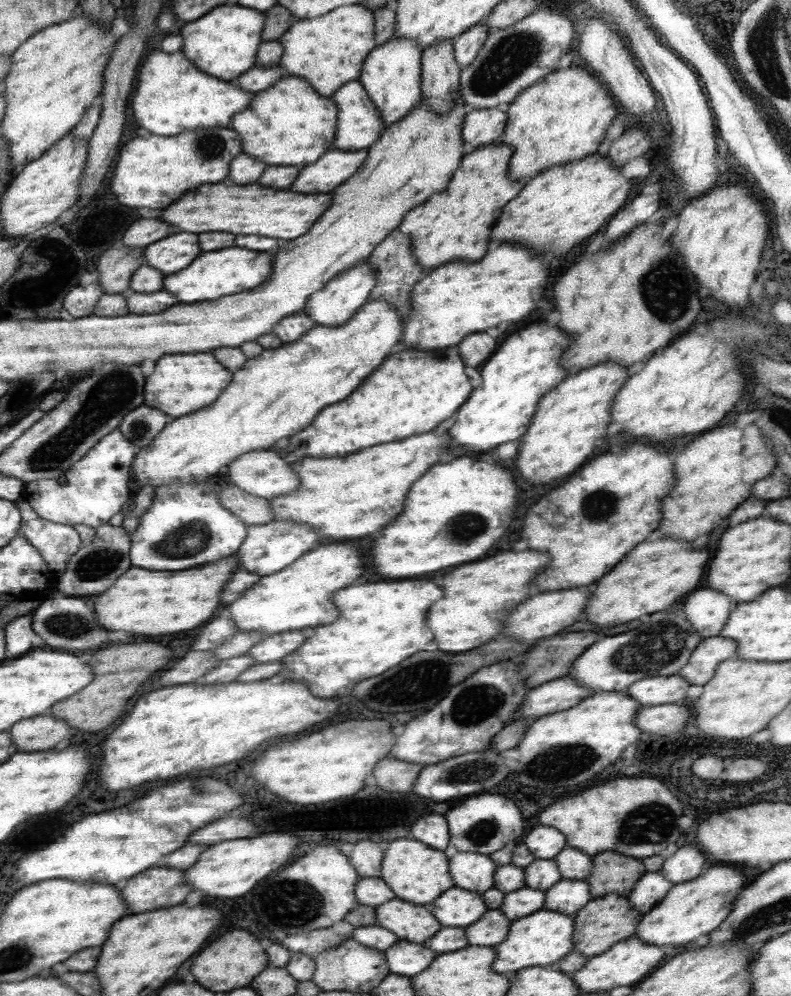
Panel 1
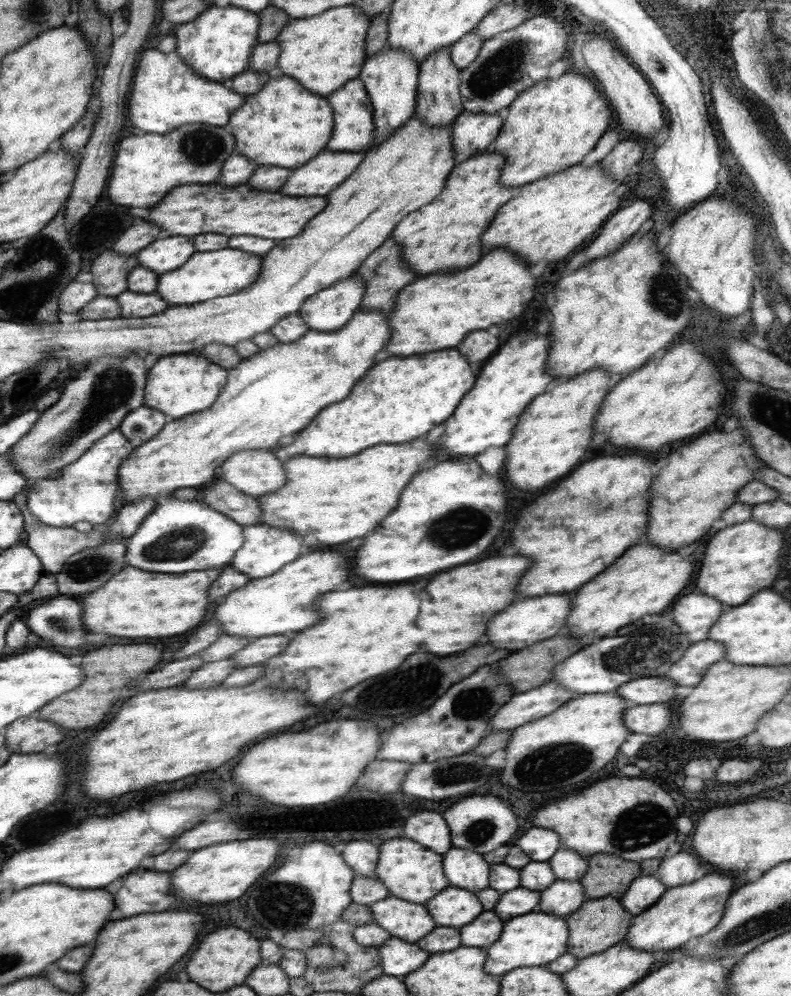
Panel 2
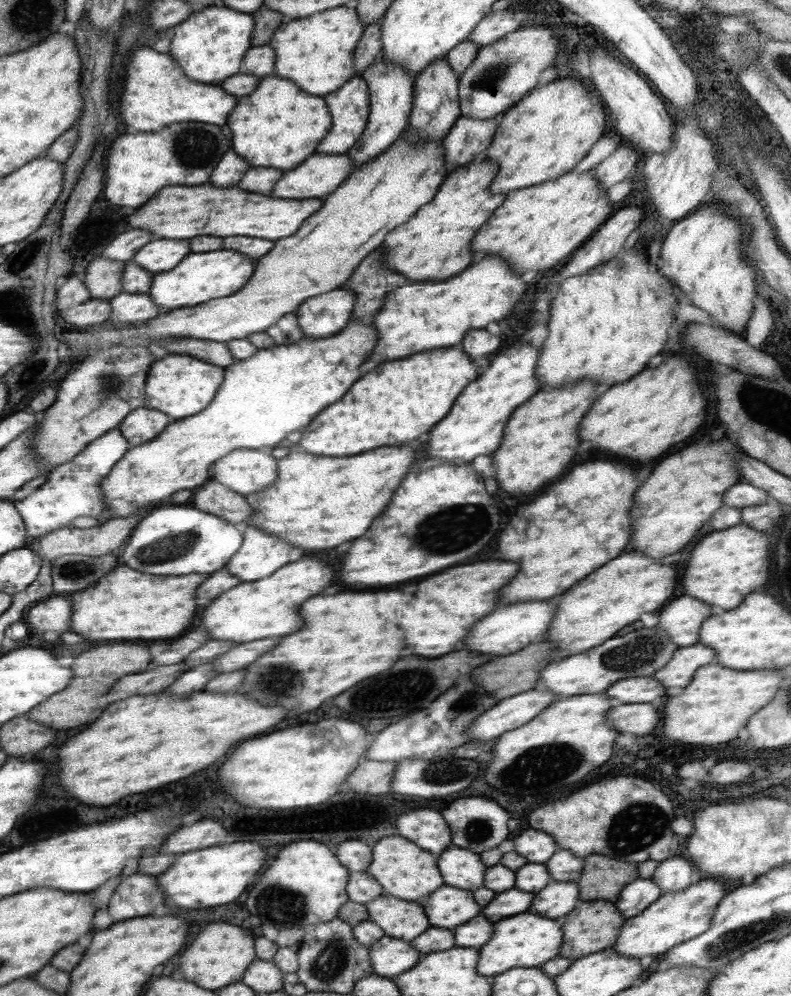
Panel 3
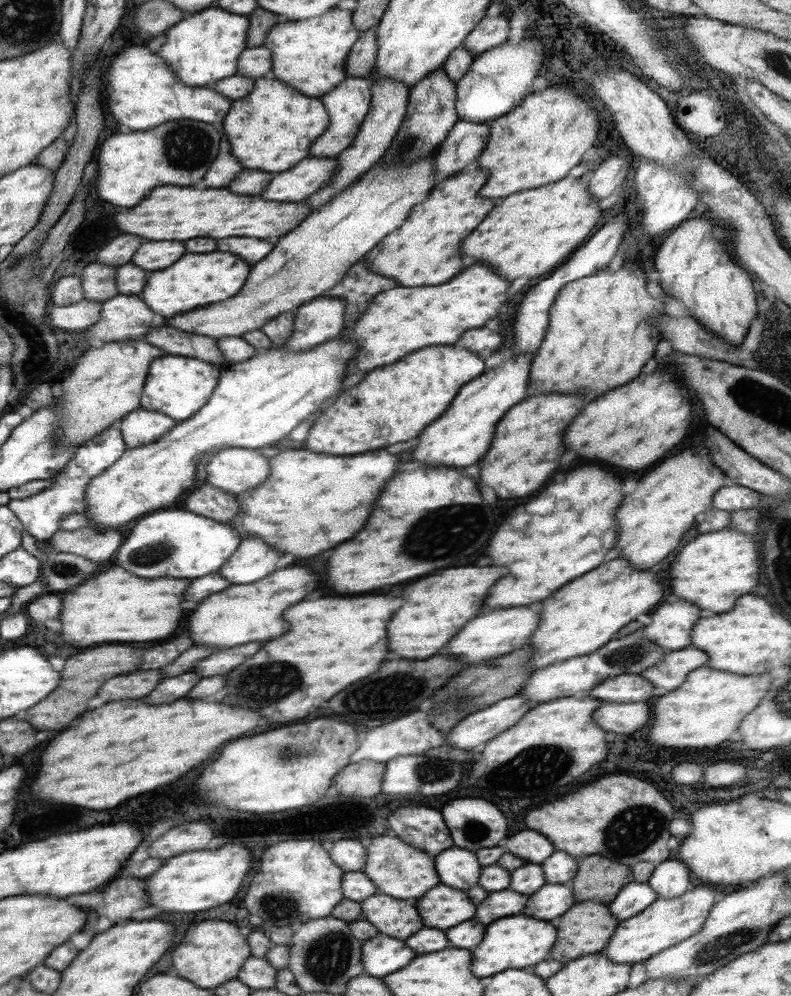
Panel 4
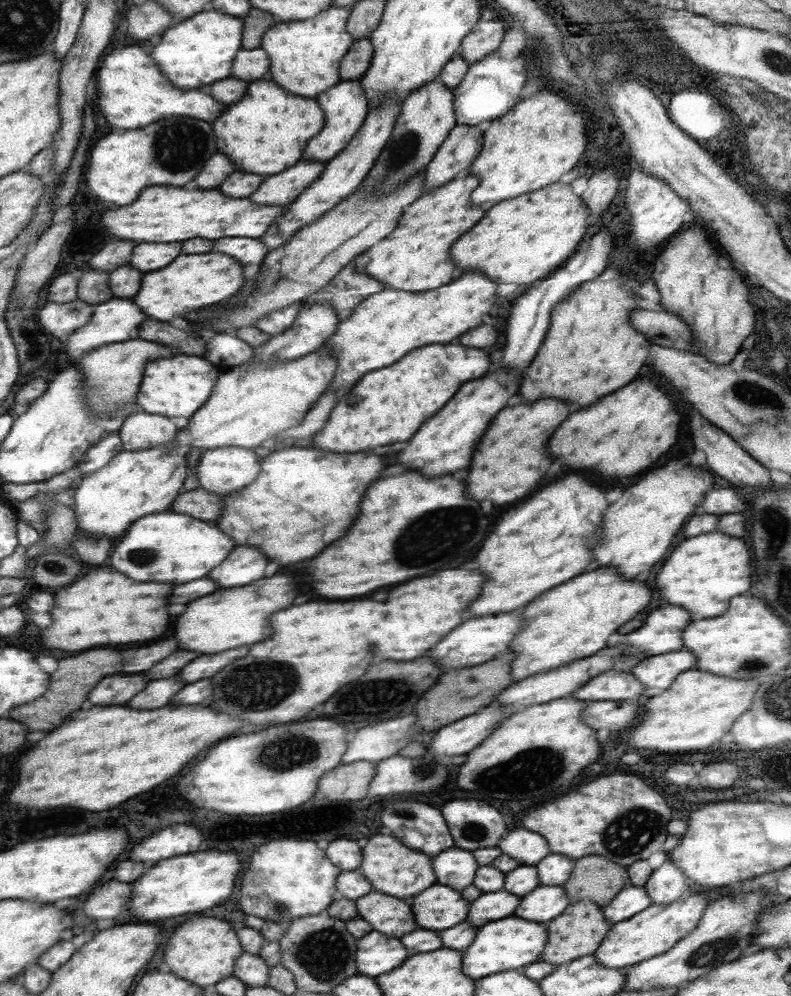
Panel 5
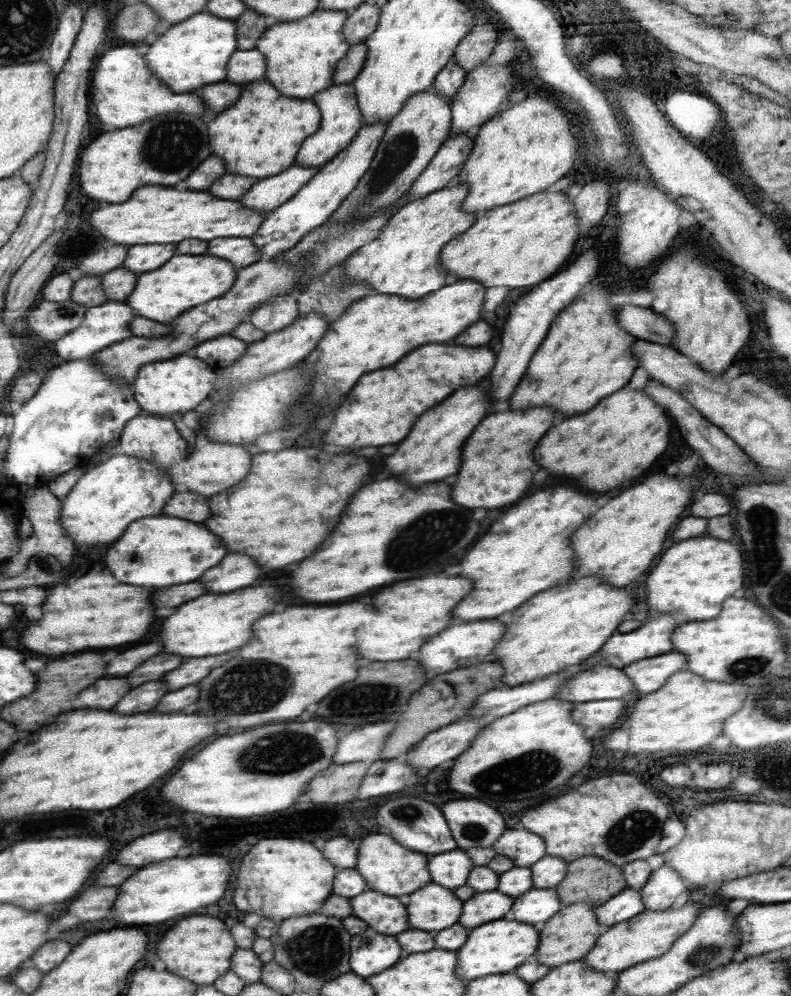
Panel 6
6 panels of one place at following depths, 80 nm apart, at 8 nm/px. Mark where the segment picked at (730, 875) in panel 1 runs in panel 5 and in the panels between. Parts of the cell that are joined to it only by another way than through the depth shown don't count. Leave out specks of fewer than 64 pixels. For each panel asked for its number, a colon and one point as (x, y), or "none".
2: (694, 909)
3: (676, 917)
4: (667, 921)
5: (654, 931)

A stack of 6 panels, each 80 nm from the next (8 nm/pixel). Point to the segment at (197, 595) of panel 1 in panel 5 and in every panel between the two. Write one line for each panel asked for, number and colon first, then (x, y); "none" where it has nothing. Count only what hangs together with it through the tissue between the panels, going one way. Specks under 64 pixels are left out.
2: (134, 603)
3: (142, 607)
4: (115, 606)
5: (104, 608)

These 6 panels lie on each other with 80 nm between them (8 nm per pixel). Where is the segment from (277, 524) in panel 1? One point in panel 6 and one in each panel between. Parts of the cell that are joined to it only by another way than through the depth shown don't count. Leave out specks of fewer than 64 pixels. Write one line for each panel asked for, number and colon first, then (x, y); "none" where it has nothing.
2: (266, 549)
3: (262, 555)
4: (255, 560)
5: (248, 564)
6: (238, 571)

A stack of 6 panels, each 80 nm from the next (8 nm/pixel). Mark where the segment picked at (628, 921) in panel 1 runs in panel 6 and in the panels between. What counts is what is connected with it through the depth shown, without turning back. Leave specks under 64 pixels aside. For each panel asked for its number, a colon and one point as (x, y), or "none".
2: (598, 924)
3: (593, 926)
4: (586, 928)
5: (583, 926)
6: (577, 923)

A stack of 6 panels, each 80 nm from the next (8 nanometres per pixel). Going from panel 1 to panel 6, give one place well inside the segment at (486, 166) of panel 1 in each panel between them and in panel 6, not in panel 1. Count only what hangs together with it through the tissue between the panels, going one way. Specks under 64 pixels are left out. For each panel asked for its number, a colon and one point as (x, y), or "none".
2: (454, 222)
3: (435, 243)
4: (425, 250)
5: (429, 227)
6: (409, 247)

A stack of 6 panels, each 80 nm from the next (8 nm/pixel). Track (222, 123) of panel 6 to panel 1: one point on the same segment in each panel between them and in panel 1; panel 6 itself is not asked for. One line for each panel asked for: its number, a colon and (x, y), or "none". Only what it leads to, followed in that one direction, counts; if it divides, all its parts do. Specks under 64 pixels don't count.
1: (283, 126)
2: (282, 126)
3: (278, 125)
4: (256, 131)
5: (267, 131)

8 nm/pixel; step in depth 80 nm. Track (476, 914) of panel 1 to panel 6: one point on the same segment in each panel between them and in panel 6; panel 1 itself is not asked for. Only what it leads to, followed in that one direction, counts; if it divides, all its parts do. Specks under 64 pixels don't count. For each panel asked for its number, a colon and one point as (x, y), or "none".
2: (455, 907)
3: (449, 907)
4: (443, 907)
5: (438, 907)
6: (431, 908)

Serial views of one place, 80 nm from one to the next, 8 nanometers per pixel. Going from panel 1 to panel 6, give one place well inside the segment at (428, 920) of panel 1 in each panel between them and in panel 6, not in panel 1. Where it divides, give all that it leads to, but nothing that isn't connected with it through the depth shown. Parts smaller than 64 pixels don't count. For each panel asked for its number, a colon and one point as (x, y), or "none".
2: (402, 919)
3: (398, 918)
4: (397, 918)
5: (393, 917)
6: (387, 914)

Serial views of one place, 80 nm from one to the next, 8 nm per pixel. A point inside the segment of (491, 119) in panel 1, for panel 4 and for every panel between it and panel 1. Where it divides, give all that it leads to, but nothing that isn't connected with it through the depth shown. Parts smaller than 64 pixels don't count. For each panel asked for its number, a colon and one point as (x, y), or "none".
2: (472, 133)
3: (468, 139)
4: (460, 150)

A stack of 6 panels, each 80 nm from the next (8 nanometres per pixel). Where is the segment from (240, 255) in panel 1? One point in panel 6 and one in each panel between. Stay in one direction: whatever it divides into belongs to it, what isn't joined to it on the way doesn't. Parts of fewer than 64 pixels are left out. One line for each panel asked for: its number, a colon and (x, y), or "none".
2: (211, 274)
3: (202, 276)
4: (198, 279)
5: (194, 280)
6: (187, 281)

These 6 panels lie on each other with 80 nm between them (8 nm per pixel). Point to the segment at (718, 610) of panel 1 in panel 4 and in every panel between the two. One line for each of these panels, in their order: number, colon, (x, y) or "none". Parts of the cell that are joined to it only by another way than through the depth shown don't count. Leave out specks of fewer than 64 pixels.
2: (695, 614)
3: (681, 619)
4: (671, 625)

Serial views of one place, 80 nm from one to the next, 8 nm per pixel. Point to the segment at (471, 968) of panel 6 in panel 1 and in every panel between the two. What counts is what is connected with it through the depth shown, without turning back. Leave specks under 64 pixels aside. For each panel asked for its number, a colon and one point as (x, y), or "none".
1: (545, 937)
2: (538, 938)
3: (526, 940)
4: (517, 941)
5: (512, 943)

